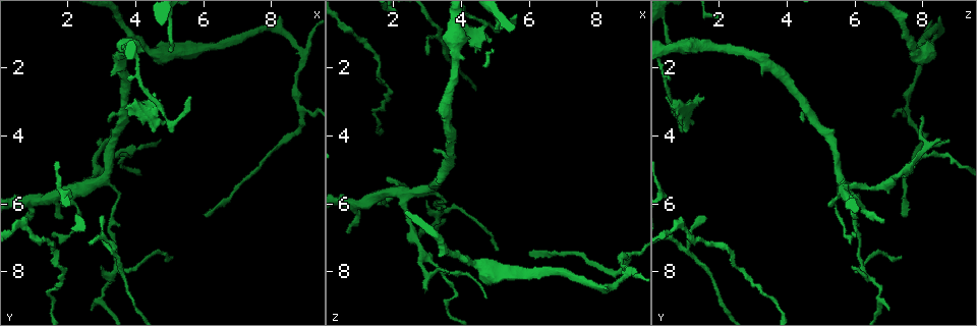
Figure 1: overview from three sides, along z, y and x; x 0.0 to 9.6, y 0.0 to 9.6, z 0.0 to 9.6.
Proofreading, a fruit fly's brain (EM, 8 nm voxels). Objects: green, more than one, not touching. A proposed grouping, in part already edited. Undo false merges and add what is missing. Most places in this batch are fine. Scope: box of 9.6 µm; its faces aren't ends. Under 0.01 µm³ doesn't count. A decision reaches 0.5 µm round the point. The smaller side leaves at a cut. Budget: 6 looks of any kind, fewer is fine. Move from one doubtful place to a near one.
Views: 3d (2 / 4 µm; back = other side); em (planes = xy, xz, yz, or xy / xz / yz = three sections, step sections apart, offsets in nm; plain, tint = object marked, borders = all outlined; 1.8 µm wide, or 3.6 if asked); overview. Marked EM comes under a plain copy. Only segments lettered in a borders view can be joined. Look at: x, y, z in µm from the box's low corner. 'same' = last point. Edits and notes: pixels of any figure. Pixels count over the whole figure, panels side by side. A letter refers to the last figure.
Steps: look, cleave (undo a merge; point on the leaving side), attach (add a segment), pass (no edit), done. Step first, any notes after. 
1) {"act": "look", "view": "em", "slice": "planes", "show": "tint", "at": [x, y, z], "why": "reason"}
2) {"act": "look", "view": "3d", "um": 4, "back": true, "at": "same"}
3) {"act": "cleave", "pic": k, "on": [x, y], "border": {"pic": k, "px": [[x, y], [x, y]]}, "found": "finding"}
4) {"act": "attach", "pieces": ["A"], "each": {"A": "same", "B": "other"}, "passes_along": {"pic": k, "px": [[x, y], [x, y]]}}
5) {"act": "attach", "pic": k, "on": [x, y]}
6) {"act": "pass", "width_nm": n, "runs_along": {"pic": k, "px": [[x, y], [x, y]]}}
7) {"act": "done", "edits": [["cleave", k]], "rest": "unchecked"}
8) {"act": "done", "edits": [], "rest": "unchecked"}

{"act": "look", "view": "em", "slice": "xz", "step": 4, "show": "tint", "at": [5.00, 1.40, 0.80], "why": "tapers out"}

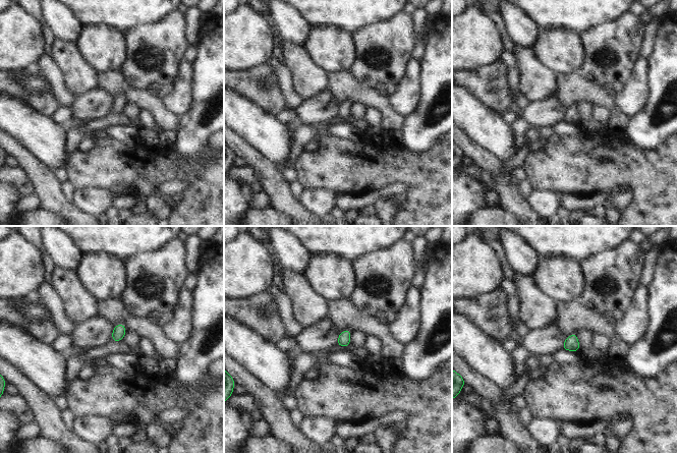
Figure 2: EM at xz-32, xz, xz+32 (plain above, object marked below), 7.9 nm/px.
{"act": "look", "view": "em", "slice": "xz", "step": 4, "show": "borders", "at": "same"}

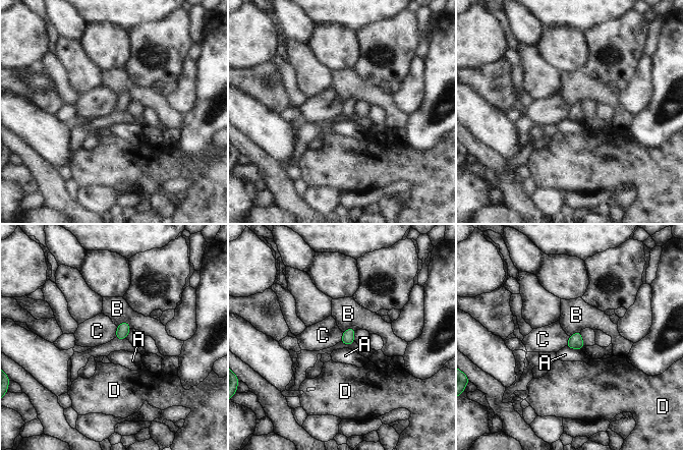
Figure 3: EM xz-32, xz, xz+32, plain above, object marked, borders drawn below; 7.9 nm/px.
{"act": "pass", "width_nm": 100, "each": {"A": "other", "B": "other", "C": "other", "D": "other"}, "border": {"pic": 3, "px": [[117, 327], [114, 337]]}, "found": "no lettered segment goes on from it"}

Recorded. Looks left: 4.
{"act": "look", "view": "em", "slice": "xy", "step": 8, "show": "tint", "at": [4.60, 3.25, 0.85], "why": "three-way junction"}

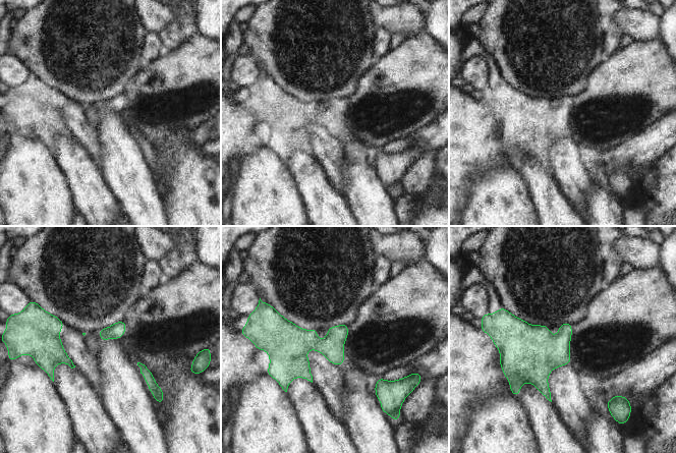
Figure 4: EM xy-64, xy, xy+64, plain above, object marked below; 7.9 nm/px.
{"act": "look", "view": "em", "slice": "xy", "step": 8, "show": "borders", "at": "same", "why": "see the neighbours"}

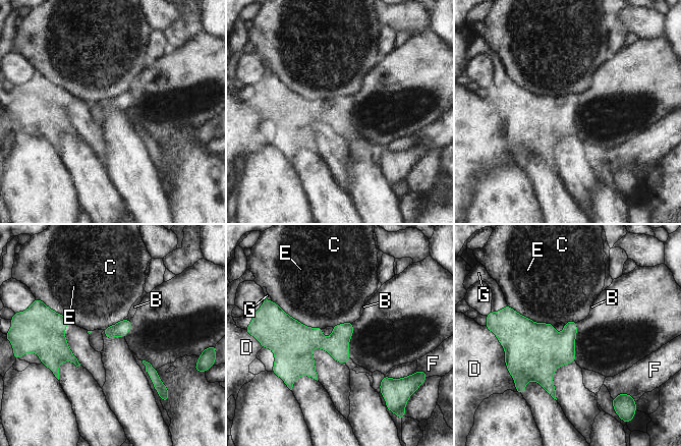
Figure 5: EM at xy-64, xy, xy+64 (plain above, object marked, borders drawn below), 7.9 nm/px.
{"act": "pass", "each": {"B": "other", "C": "other", "D": "other", "E": "other", "F": "other", "G": "other"}, "border": {"pic": 5, "px": [[507, 303], [537, 323], [555, 325]]}, "found": "continuous, no second neuron"}

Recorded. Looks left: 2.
{"act": "look", "view": "em", "slice": "planes", "show": "tint", "at": [3.20, 7.35, 1.10], "why": "abrupt turn"}

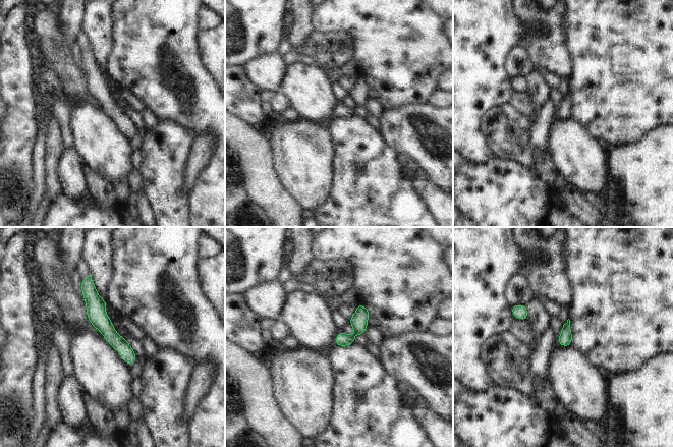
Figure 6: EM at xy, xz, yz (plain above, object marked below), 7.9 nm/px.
{"act": "look", "view": "em", "slice": "planes", "show": "borders", "at": "same"}

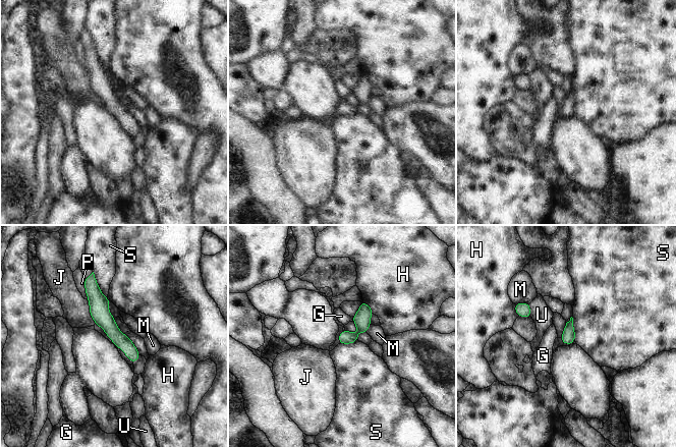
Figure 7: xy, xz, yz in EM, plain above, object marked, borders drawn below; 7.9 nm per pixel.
{"act": "pass", "each": {"G": "other", "H": "other", "J": "other", "M": "other", "P": "other", "S": "other", "U": "other"}, "runs_along": {"pic": 7, "px": [[93, 282], [101, 316], [132, 359]]}, "found": "one neuron here"}

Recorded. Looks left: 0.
{"act": "done", "edits": [], "rest": "unchecked"}

